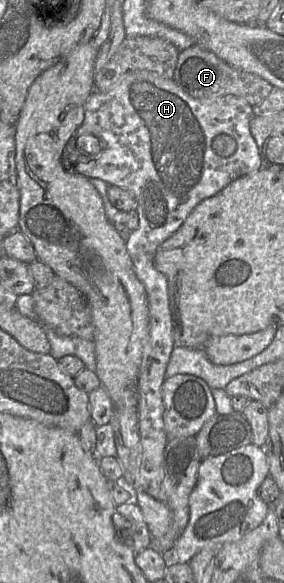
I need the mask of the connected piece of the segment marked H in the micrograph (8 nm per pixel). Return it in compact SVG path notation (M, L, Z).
M137 70L124 75L107 92L95 90L84 106L84 120L62 150L62 166L69 172L87 178L97 178L132 192L137 201L139 226L126 242L134 272L143 283L149 308L149 333L144 346L141 372L138 380L139 465L134 484L129 487L133 500L139 506L153 541L170 528L172 511L161 487L163 452L167 435L163 421L161 387L165 370L174 348L174 327L170 309L169 288L166 276L155 268L157 248L173 235L185 222L193 209L234 180L254 173L263 167L263 160L253 135L250 122L256 108L243 98L226 95L200 100L184 92L173 79L153 72Z

